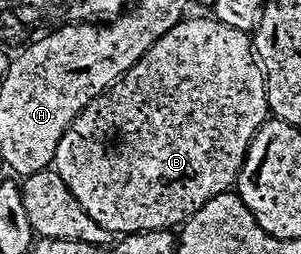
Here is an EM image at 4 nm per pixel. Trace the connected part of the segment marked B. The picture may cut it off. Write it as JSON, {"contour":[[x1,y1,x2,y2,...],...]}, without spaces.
{"contour":[[185,17,180,23,167,30,163,36,143,53,143,57,121,78,113,82,105,94,92,99,84,109,71,121,71,125,63,133,63,137,57,146,57,158,55,169,59,177,67,185,67,189,83,205,92,219,103,229,110,233,132,235,139,231,163,231,176,228,185,222,190,215,195,214,203,204,211,201,211,197,222,195,236,184,237,174,245,160,247,149,255,137,255,133,270,118,269,102,267,101,267,89,265,88,265,72,253,50,250,36,239,29,231,29,231,25,223,25,218,19,206,17,206,19,190,19]]}

